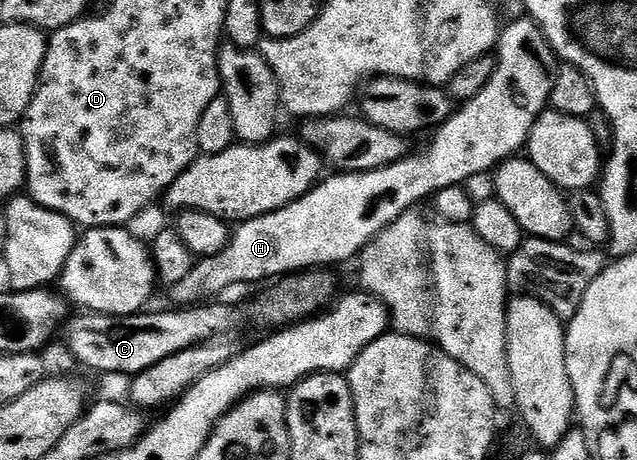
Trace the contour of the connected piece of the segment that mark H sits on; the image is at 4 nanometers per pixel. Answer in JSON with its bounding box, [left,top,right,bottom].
[172,21,553,304]

